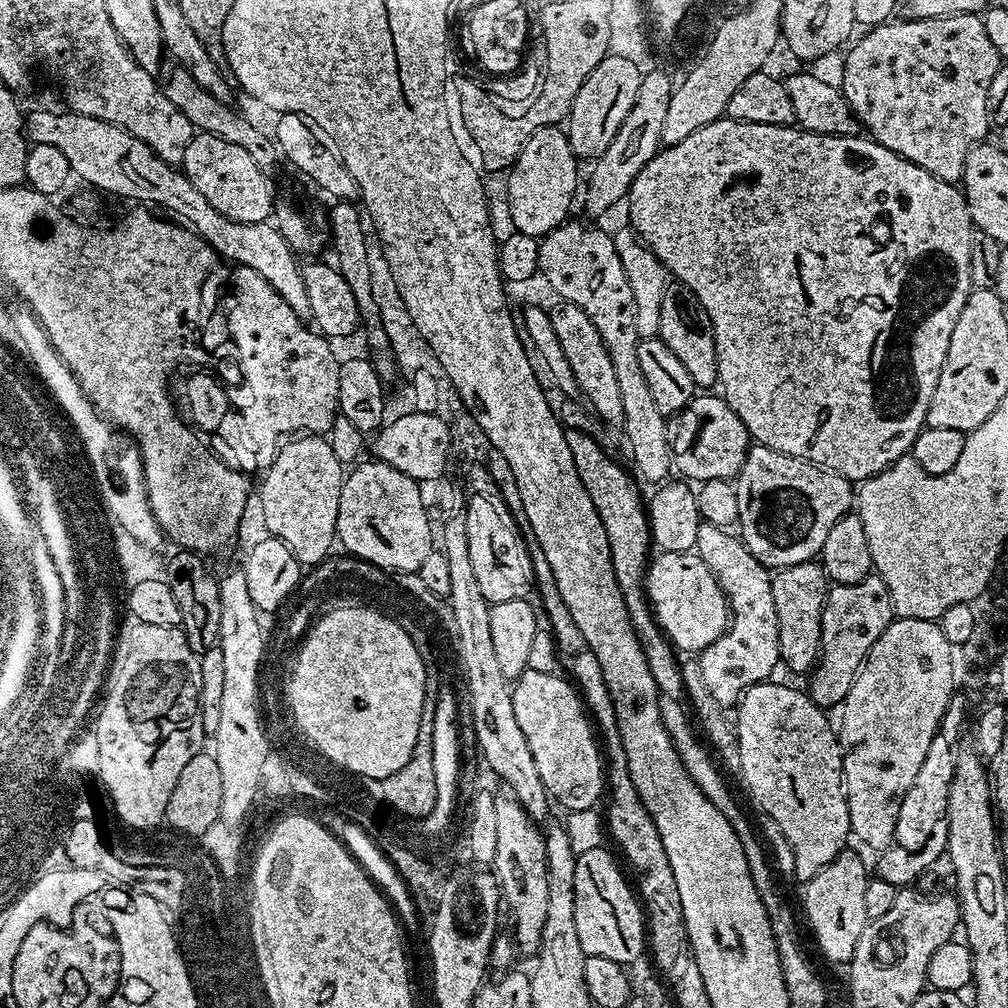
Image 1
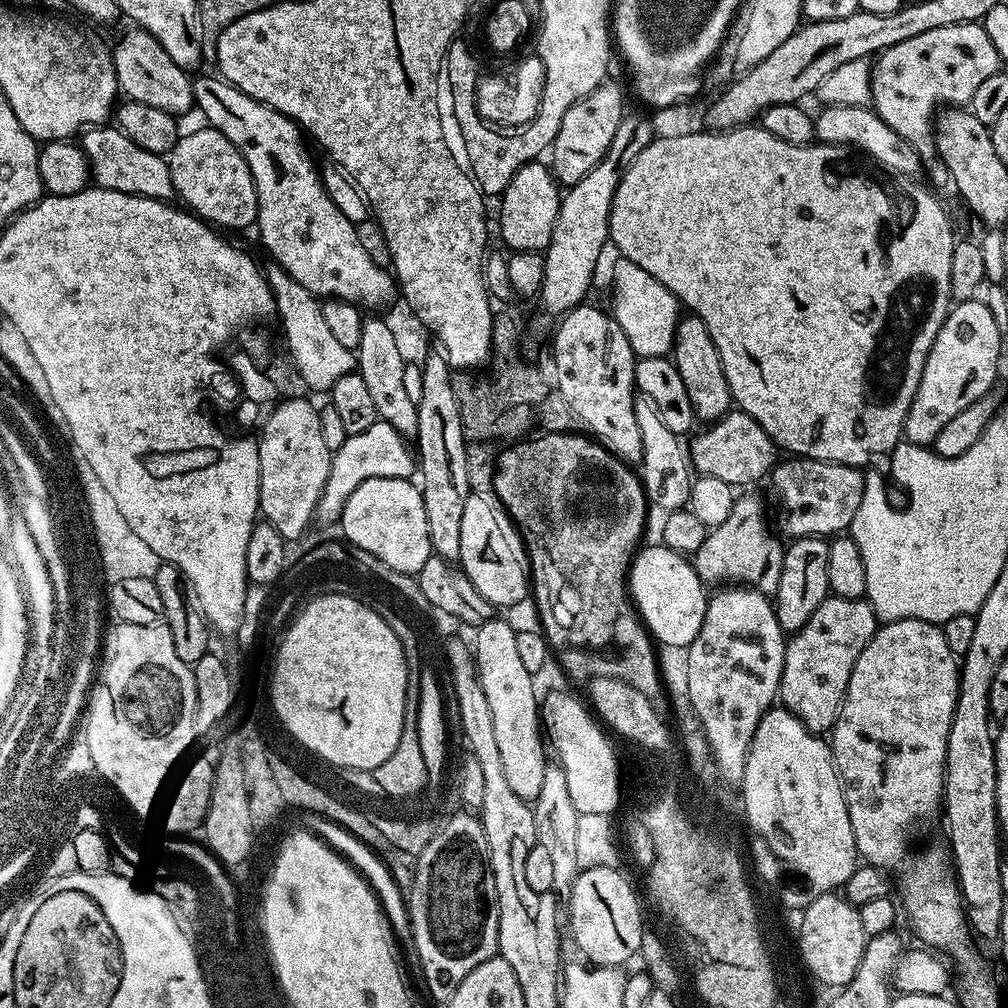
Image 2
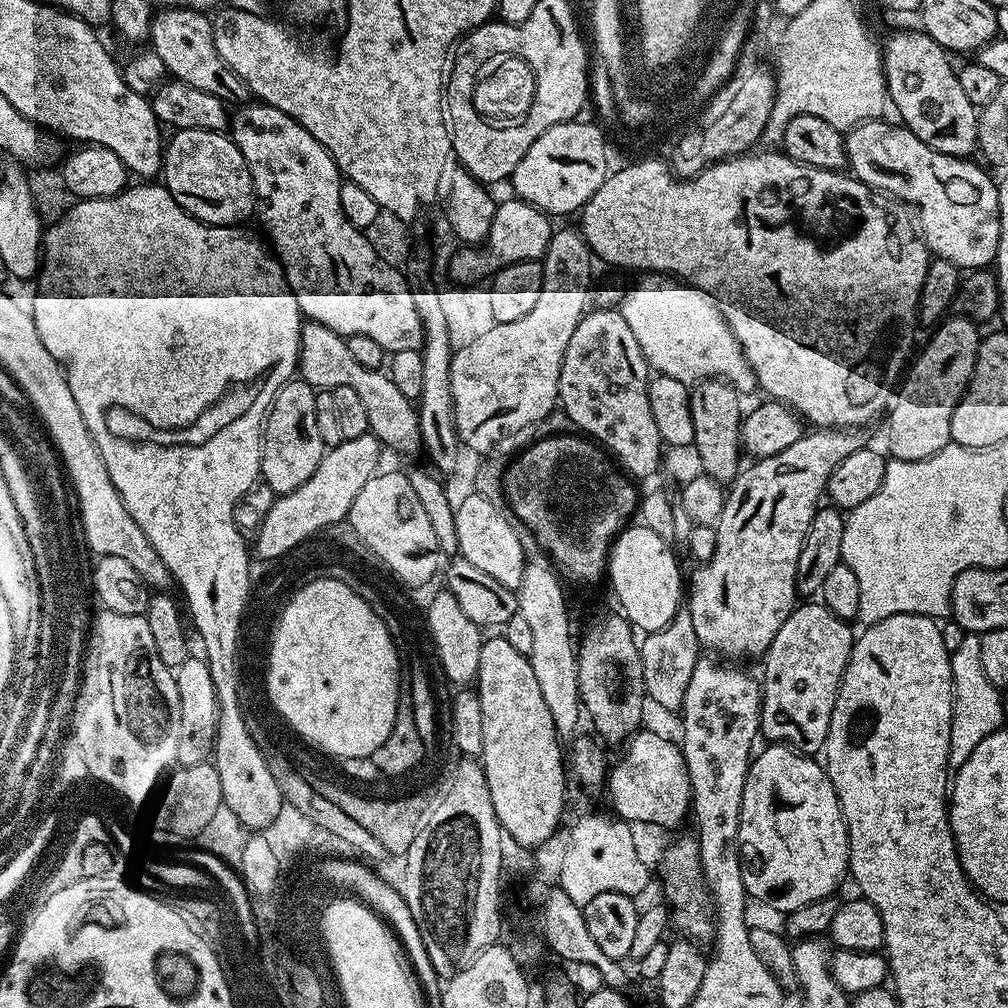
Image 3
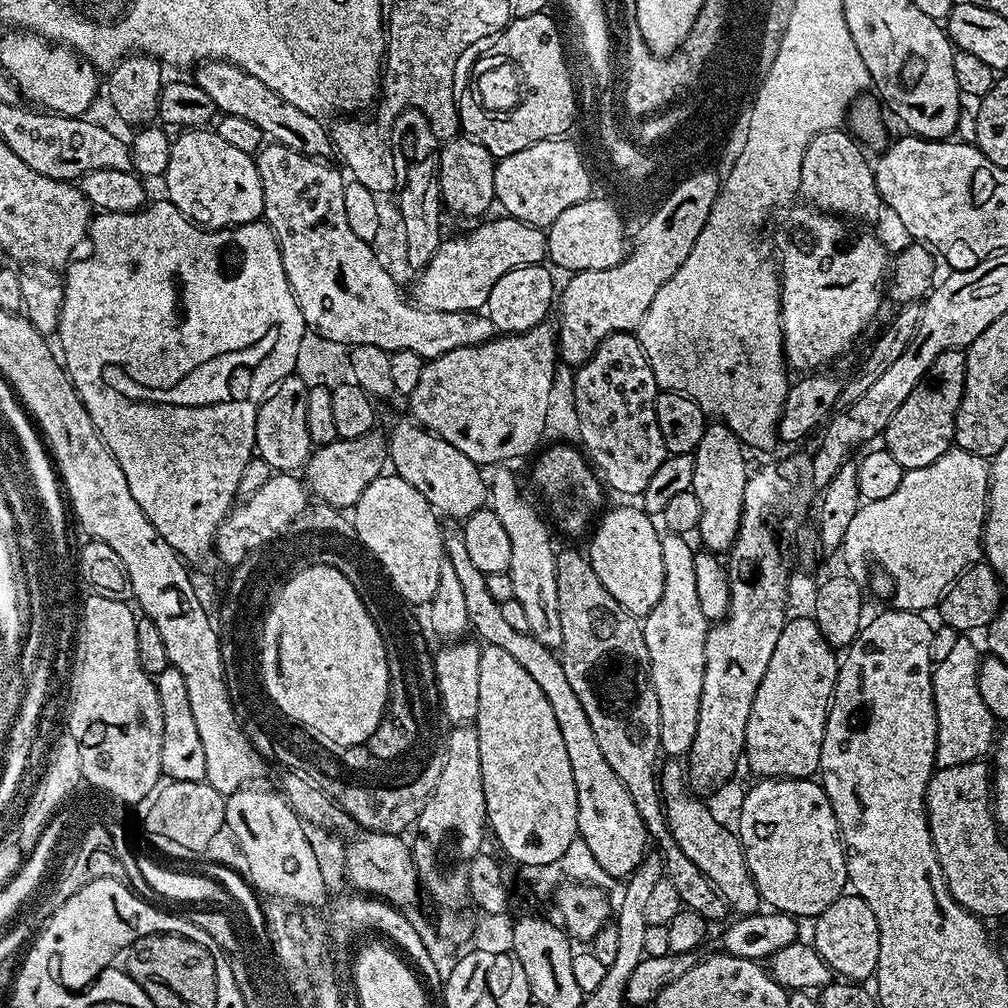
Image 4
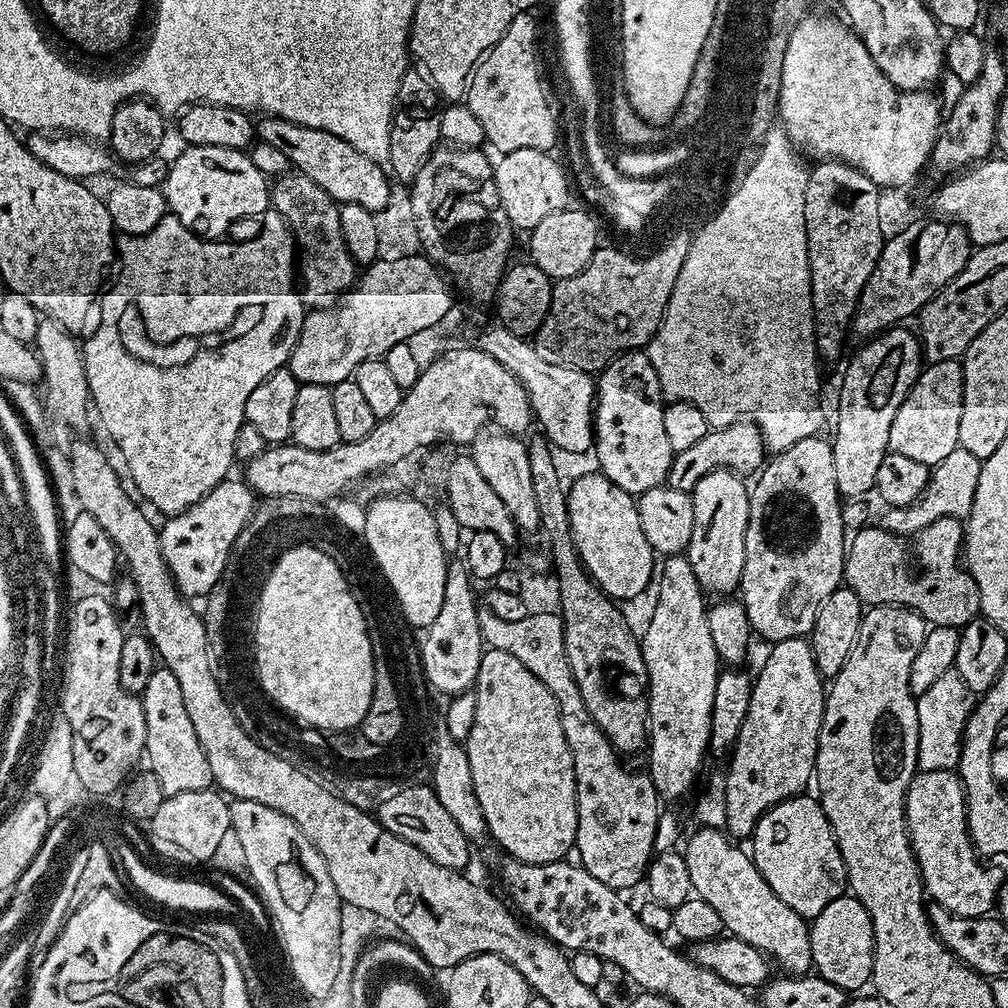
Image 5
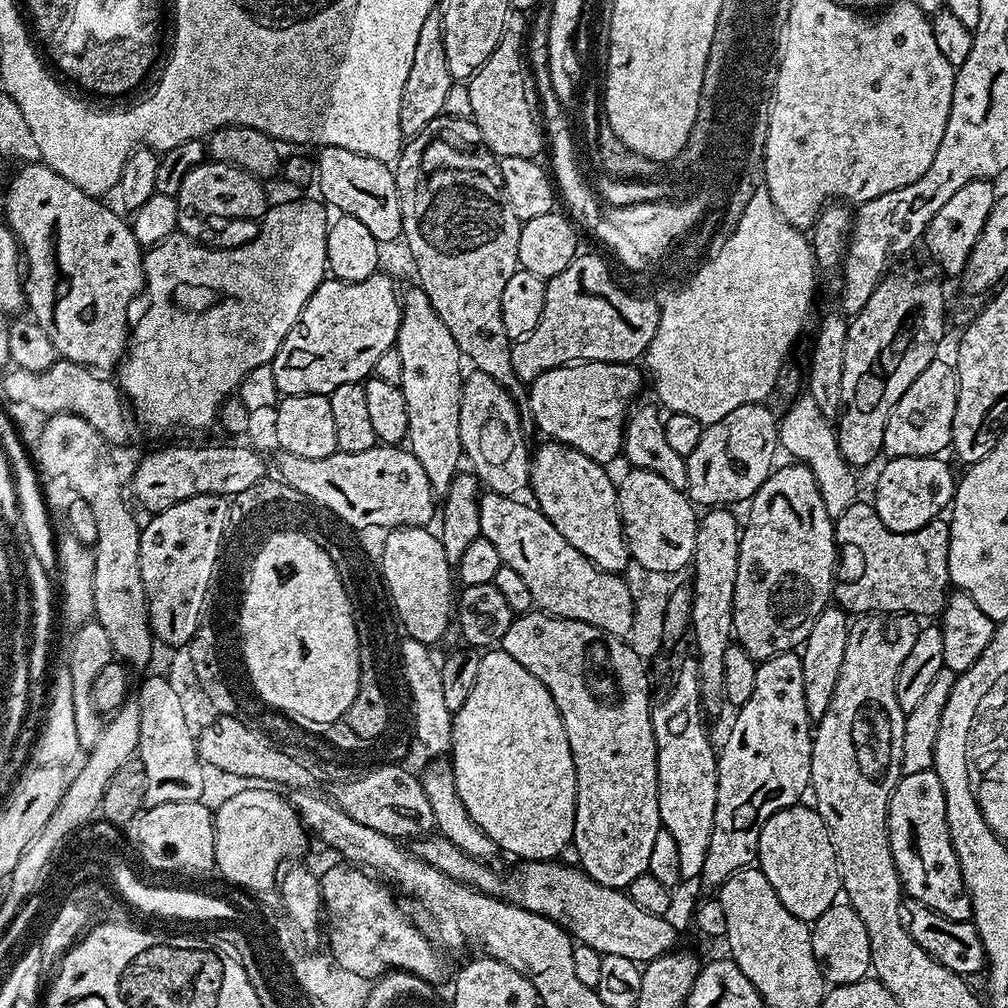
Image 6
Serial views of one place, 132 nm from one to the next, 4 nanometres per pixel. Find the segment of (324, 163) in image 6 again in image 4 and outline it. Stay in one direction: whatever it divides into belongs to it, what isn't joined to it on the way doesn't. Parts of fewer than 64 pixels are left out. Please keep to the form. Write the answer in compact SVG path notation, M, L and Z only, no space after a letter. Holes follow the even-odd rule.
M206 60L195 65L194 82L206 95L210 102L223 115L238 114L238 118L246 118L246 122L254 122L258 130L273 144L281 144L290 150L298 150L298 154L315 156L317 158L328 158L333 155L332 137L323 119L302 114L298 106L290 106L282 94L274 94L266 82L254 78L254 74L246 74L233 64L227 64L225 60Z

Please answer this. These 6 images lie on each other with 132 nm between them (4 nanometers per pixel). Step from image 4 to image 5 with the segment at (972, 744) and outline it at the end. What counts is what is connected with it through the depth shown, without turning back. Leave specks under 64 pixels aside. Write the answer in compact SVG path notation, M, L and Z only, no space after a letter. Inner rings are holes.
M955 669L947 671L930 686L929 690L917 697L918 710L918 756L916 765L919 771L948 770L959 767L963 730L975 708L974 694L969 690Z

